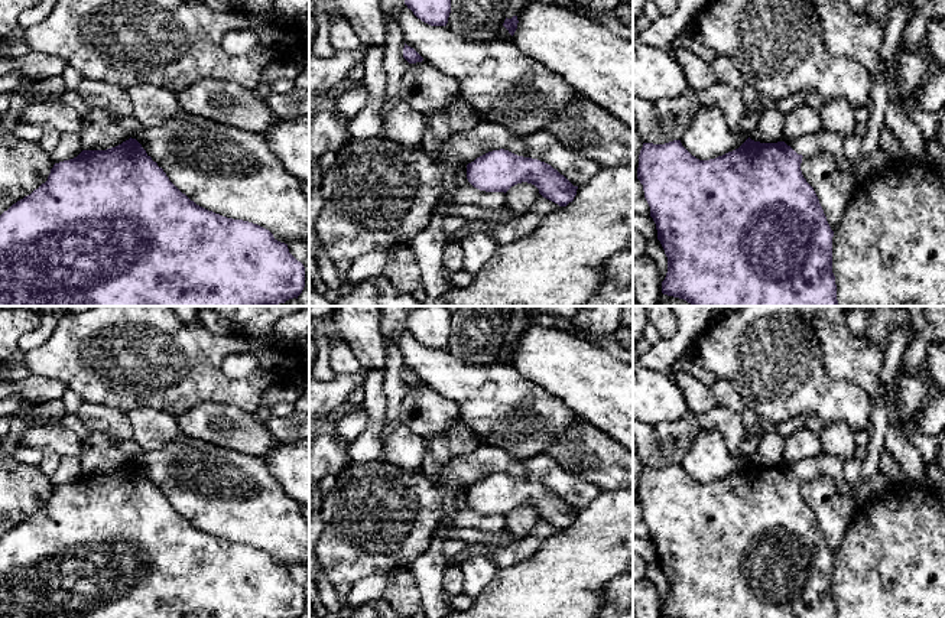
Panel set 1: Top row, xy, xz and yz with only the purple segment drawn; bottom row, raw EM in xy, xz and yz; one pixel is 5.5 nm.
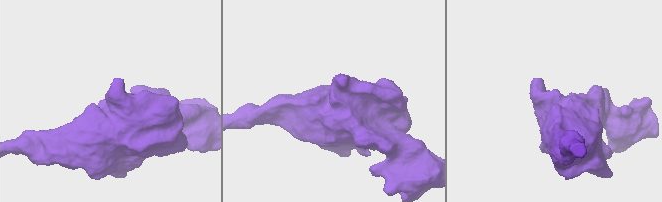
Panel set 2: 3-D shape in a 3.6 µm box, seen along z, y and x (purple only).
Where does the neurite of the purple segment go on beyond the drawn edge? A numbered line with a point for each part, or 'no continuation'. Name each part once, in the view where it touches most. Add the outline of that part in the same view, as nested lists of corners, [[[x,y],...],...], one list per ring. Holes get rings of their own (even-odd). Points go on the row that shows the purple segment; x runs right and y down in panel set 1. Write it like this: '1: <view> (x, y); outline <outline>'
no continuation

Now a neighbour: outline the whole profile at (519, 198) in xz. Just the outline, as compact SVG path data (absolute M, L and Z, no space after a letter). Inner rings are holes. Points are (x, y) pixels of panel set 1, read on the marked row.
M517 183L506 192L506 208L512 212L525 214L539 196L539 189L535 185Z

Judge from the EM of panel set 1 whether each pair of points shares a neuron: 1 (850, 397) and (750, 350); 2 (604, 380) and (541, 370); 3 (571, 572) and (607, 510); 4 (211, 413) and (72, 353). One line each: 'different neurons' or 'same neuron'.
1: same neuron
2: same neuron
3: same neuron
4: different neurons

